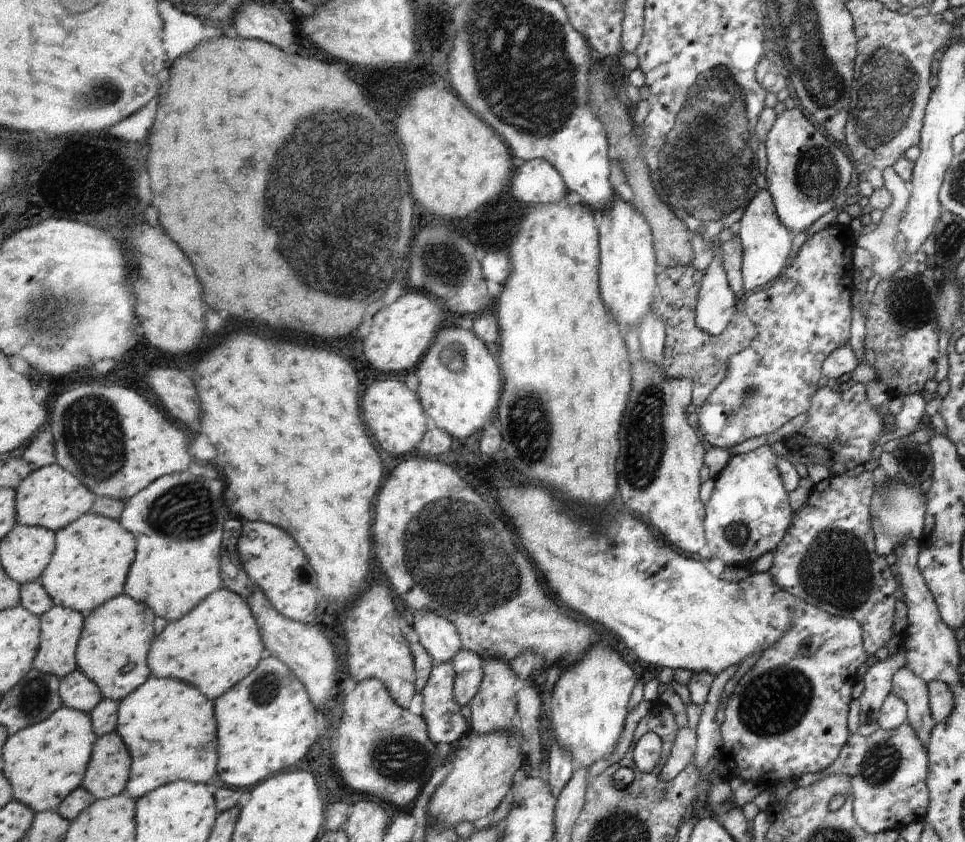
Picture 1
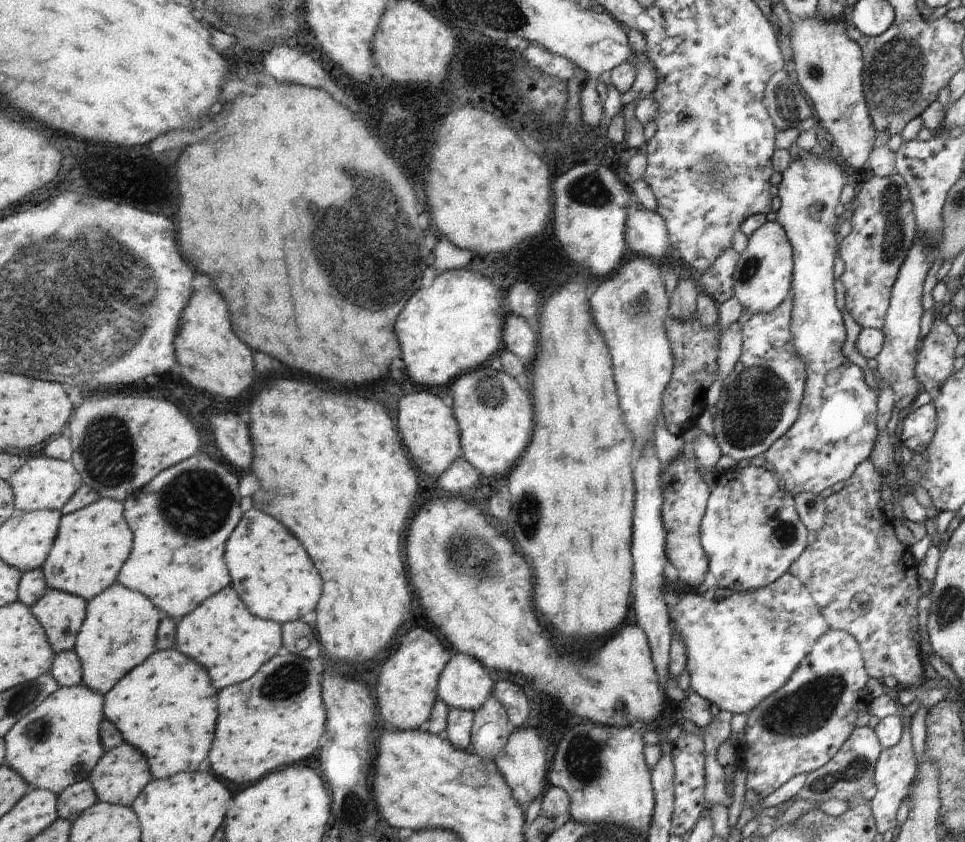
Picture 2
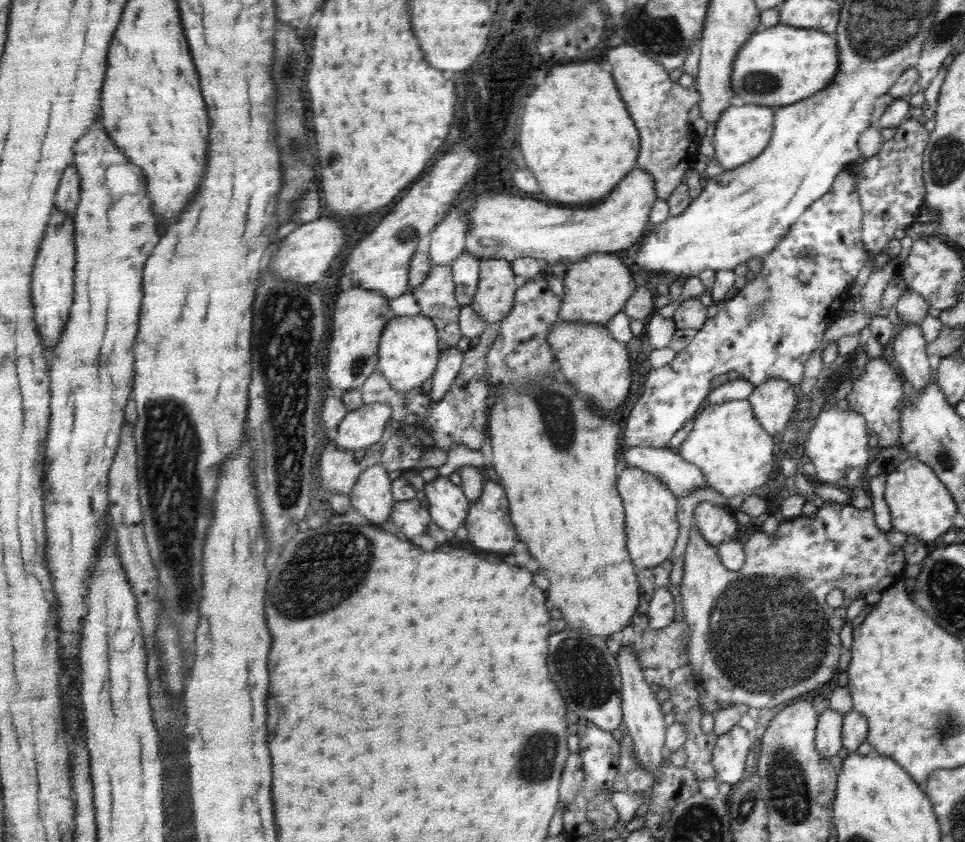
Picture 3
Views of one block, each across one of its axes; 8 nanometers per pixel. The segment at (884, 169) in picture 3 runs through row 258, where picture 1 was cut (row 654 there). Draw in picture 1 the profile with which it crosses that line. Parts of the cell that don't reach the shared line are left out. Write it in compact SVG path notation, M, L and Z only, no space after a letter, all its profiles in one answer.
M837 474L812 486L804 508L792 518L787 533L778 543L773 565L769 570L773 581L798 600L814 605L837 617L856 619L862 627L863 647L869 655L888 643L894 636L892 624L901 606L894 596L897 581L885 557L875 551L875 532L871 525L869 504L875 491L873 474Z

